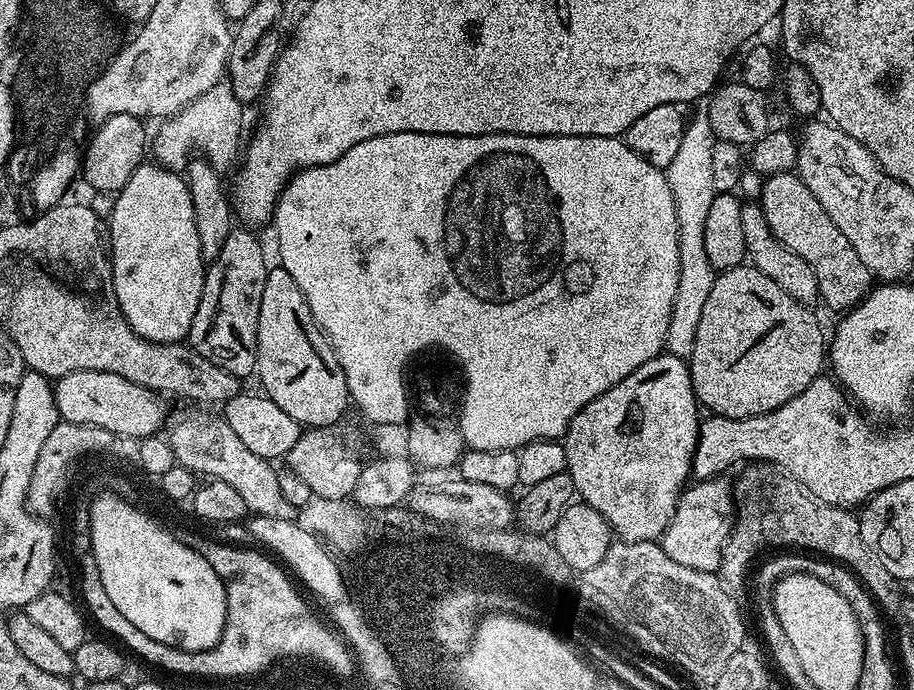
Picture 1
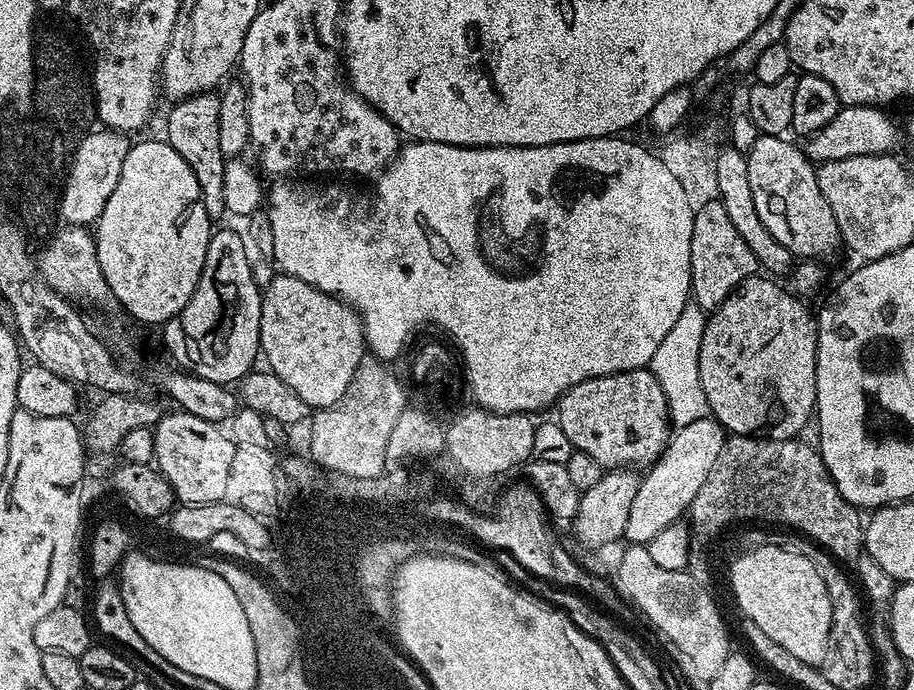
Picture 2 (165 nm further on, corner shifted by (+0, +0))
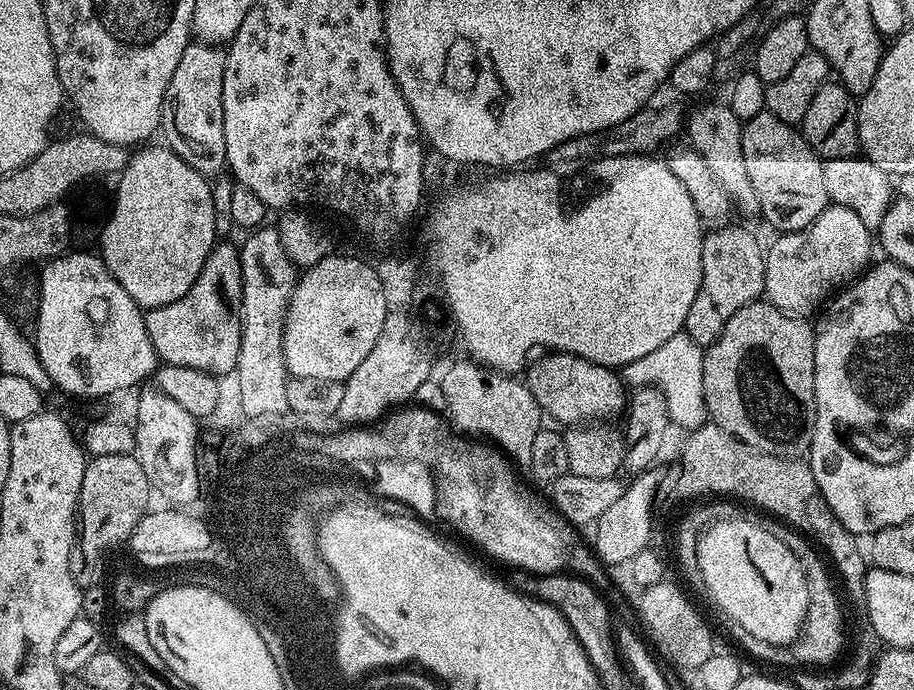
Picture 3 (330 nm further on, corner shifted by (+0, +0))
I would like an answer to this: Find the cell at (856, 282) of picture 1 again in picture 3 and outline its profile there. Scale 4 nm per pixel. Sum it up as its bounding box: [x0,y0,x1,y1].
[742,110,830,233]

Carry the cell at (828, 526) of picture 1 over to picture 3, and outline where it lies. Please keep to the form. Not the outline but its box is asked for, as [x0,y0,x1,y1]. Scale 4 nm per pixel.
[663,422,818,522]

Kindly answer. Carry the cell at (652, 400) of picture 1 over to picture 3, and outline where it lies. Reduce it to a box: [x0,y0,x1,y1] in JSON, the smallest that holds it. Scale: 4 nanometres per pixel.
[526,351,626,426]

